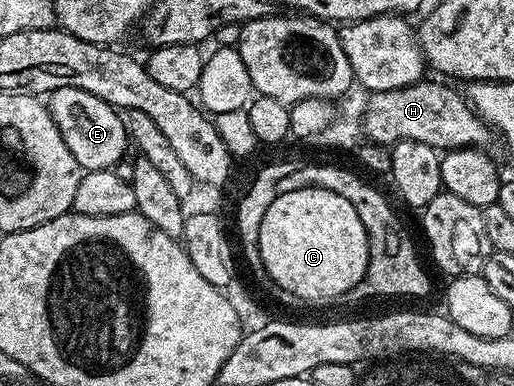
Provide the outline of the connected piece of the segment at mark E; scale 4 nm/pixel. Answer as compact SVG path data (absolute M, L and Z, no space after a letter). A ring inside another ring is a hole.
M65 87L64 89L49 92L48 106L50 116L56 121L56 129L60 129L60 137L64 137L64 145L68 145L72 157L76 157L76 161L85 170L95 171L105 167L112 169L124 159L127 154L125 153L126 147L128 148L126 126L122 124L122 115L109 103L105 103L104 100L92 93L84 93L84 89Z

